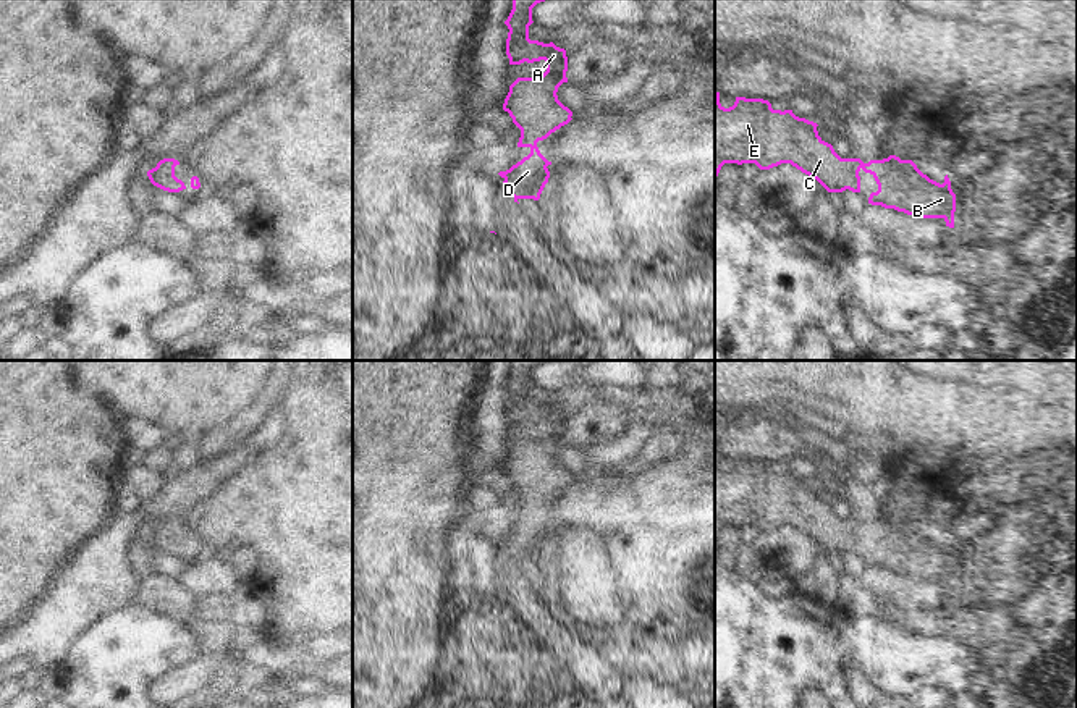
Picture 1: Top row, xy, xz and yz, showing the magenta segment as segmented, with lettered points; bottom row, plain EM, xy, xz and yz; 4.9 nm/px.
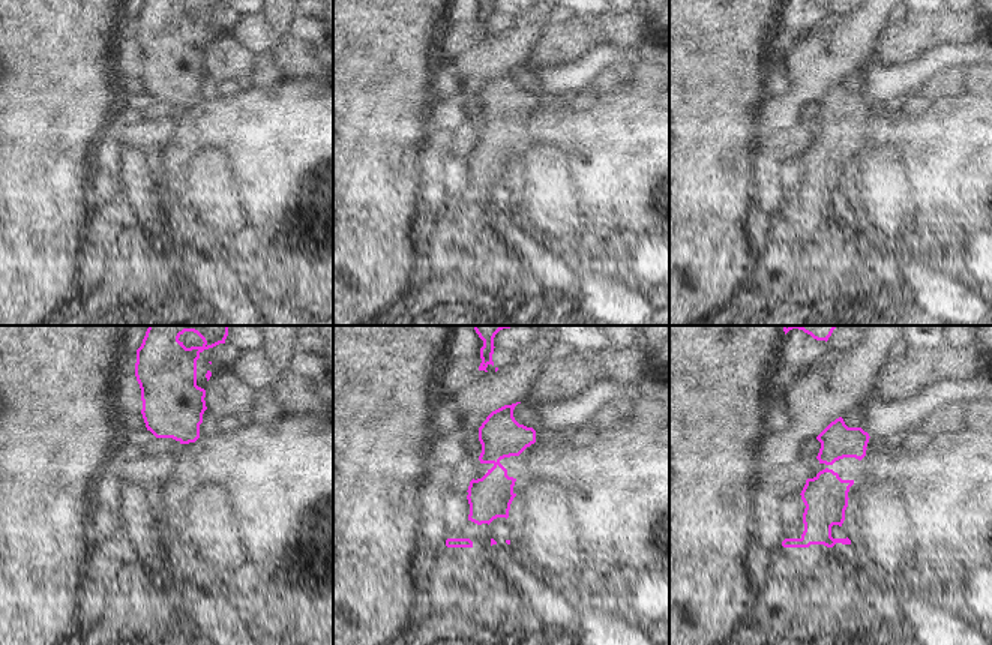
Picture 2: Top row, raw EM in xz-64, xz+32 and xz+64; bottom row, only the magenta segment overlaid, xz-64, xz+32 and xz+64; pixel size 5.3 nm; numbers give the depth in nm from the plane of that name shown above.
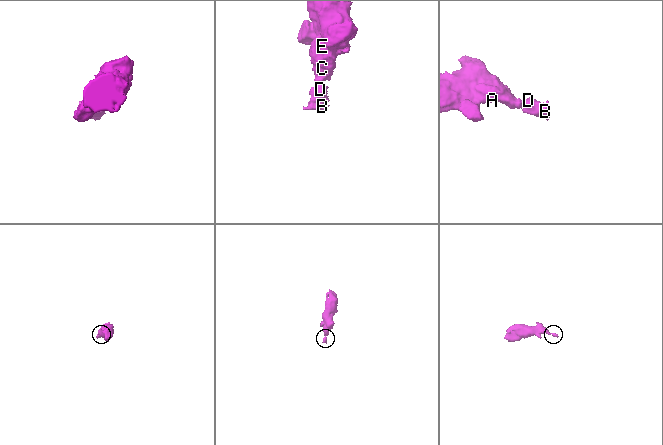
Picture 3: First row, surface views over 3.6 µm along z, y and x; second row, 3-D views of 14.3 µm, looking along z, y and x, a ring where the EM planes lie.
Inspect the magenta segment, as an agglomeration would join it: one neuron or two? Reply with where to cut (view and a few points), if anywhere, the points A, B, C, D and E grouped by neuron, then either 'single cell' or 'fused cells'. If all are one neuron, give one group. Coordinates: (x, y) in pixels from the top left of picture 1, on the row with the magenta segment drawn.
cut none; groups A B C D E; single cell

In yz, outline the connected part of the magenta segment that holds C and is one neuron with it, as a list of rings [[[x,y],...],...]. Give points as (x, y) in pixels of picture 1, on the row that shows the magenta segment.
[[[715,91],[715,183],[724,163],[755,163],[760,170],[791,163],[815,178],[828,192],[846,189],[860,192],[859,171],[864,170],[878,184],[878,191],[870,194],[868,204],[894,209],[915,218],[943,218],[946,226],[954,228],[956,194],[948,175],[940,184],[923,175],[912,160],[901,160],[896,155],[868,163],[860,158],[841,158],[833,145],[818,136],[817,126],[813,121],[796,116],[792,110],[773,110],[771,103],[763,99],[736,97],[734,105],[724,108],[720,103],[720,92]]]

